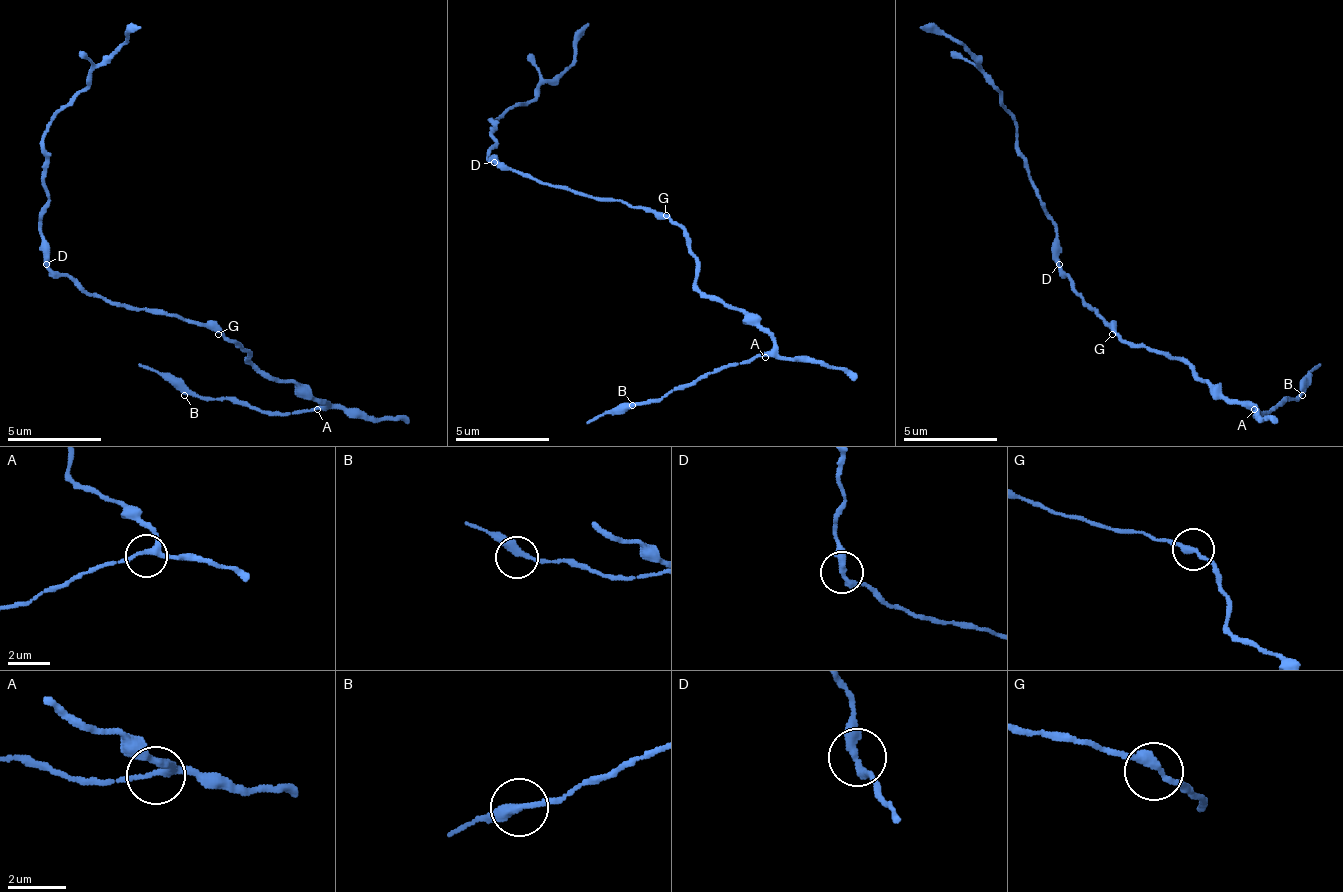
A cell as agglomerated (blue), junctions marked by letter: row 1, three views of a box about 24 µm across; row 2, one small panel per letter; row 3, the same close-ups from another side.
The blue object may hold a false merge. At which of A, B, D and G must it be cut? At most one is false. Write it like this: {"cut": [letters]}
{"cut": ["D"]}

